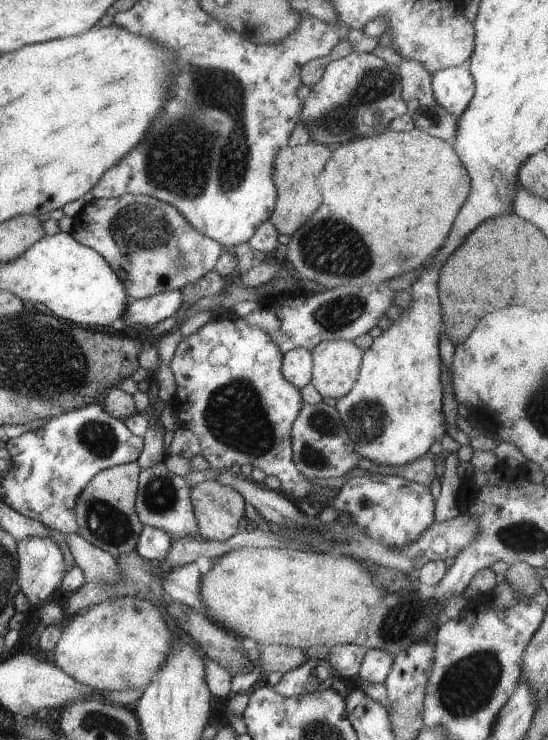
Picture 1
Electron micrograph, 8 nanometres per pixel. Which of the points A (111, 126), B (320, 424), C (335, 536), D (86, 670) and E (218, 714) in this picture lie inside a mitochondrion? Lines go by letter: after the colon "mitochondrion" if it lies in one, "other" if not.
A: other
B: mitochondrion
C: mitochondrion
D: other
E: other

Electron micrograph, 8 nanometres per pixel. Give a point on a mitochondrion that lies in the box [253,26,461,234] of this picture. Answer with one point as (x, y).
(377, 84)

